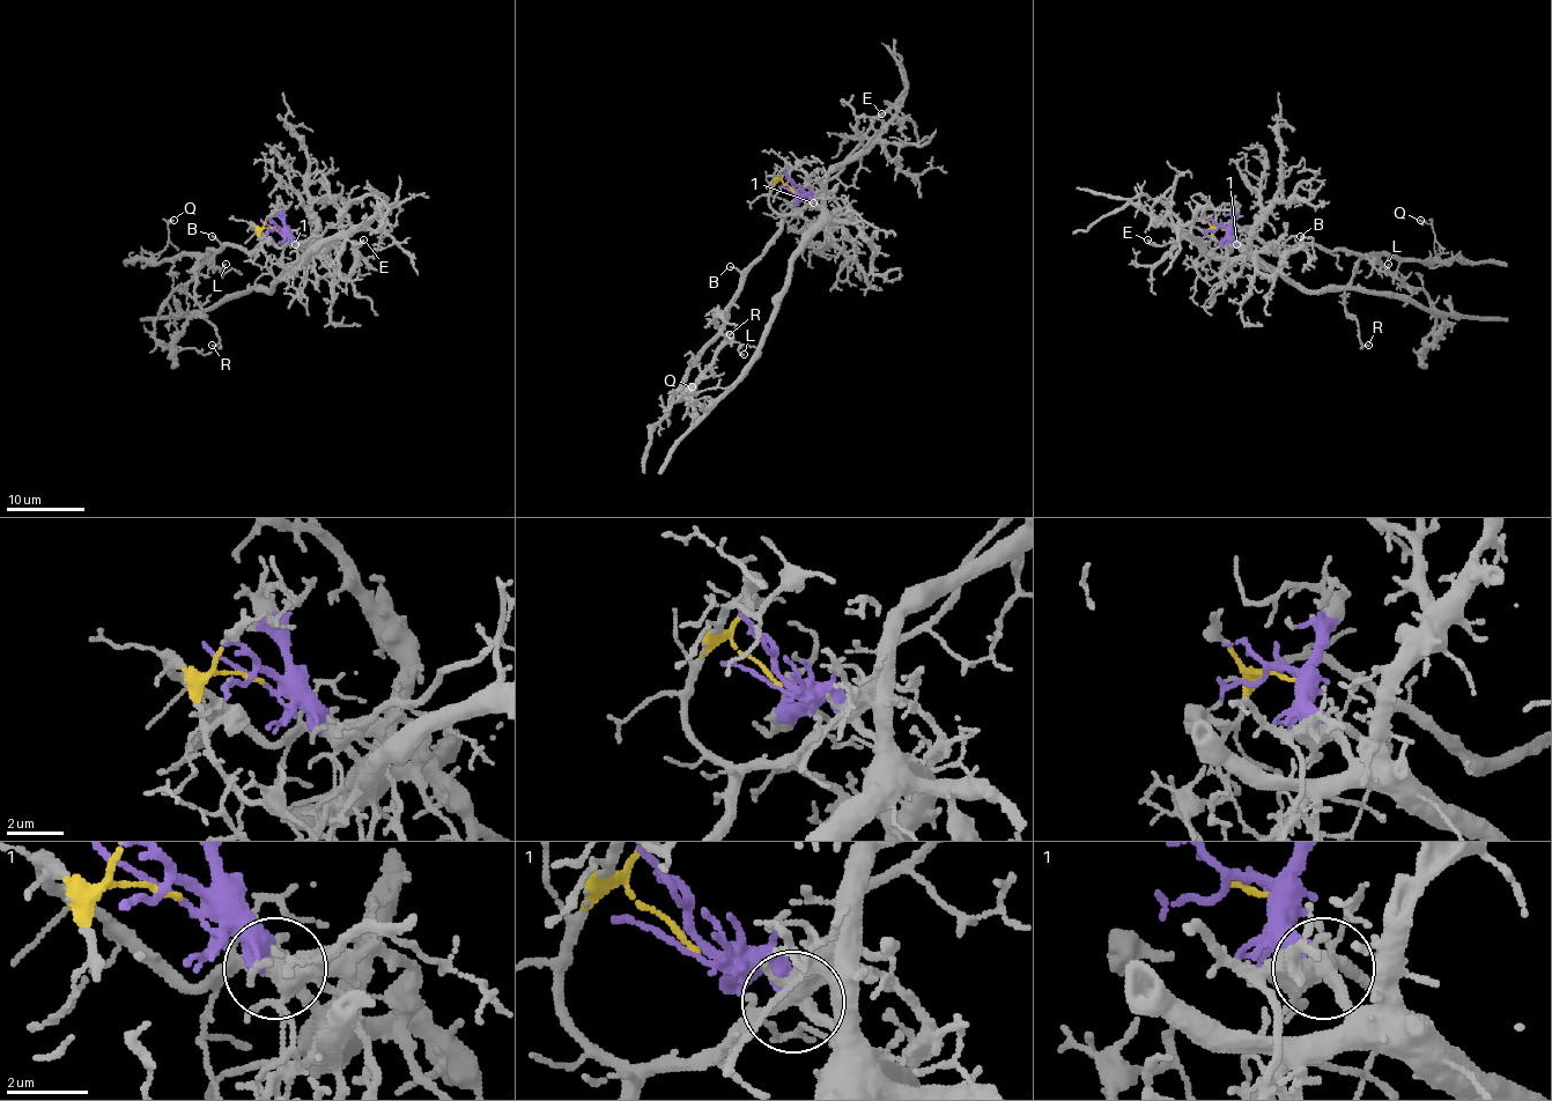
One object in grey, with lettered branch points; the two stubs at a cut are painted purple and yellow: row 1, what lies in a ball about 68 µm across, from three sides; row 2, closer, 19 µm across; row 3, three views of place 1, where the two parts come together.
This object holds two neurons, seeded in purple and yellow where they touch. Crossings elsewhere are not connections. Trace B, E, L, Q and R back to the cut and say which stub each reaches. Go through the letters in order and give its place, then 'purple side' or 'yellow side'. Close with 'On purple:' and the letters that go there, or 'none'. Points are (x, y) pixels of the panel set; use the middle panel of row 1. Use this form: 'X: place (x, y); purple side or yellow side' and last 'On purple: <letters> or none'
B: place (730, 266); yellow side
E: place (881, 113); purple side
L: place (744, 354); yellow side
Q: place (692, 386); yellow side
R: place (730, 334); yellow side
On purple: E

